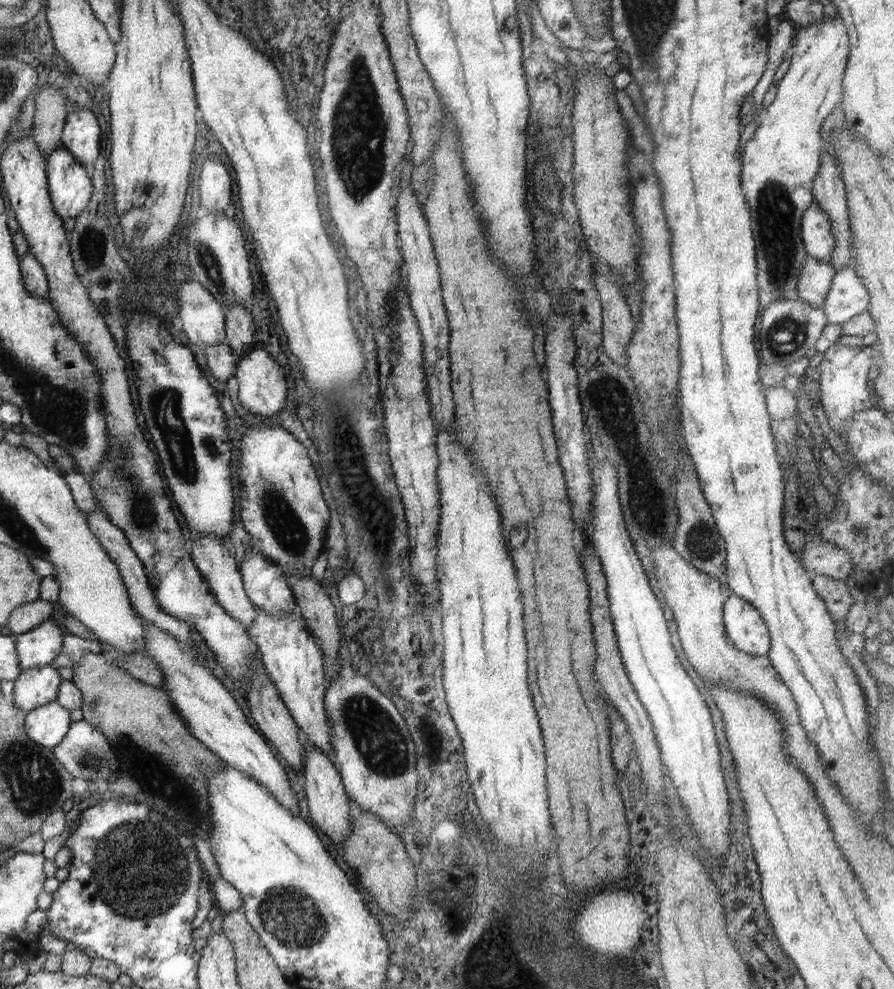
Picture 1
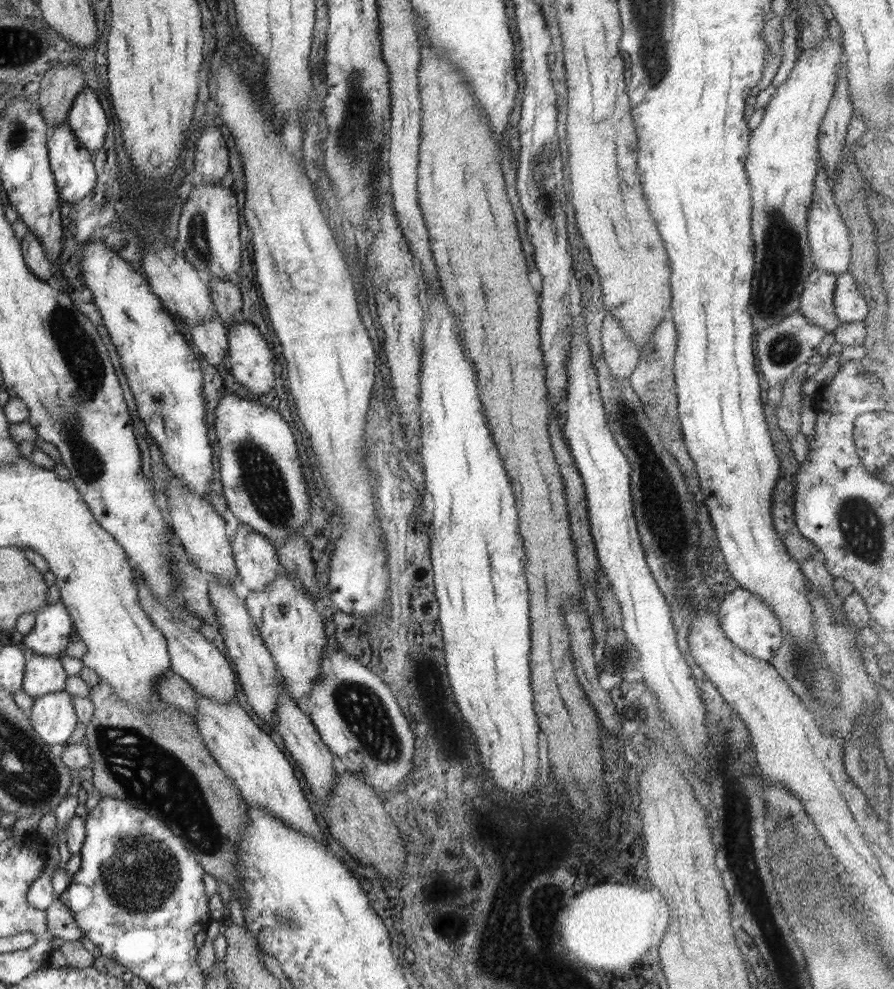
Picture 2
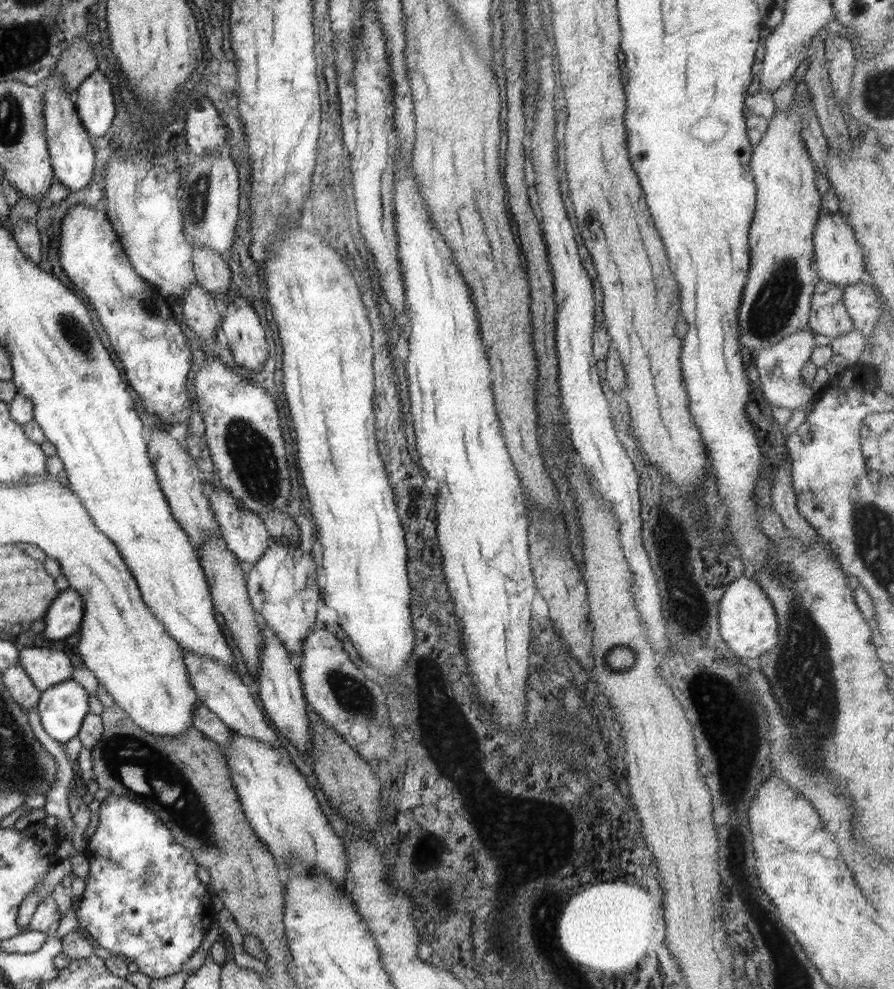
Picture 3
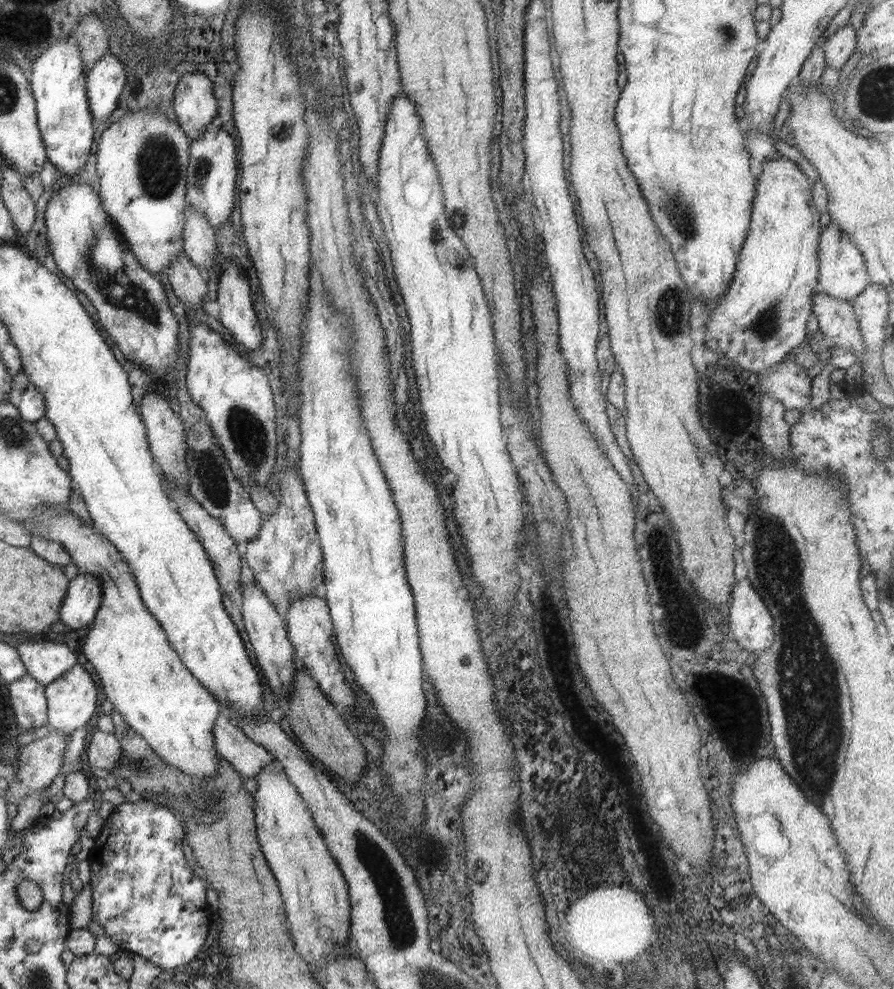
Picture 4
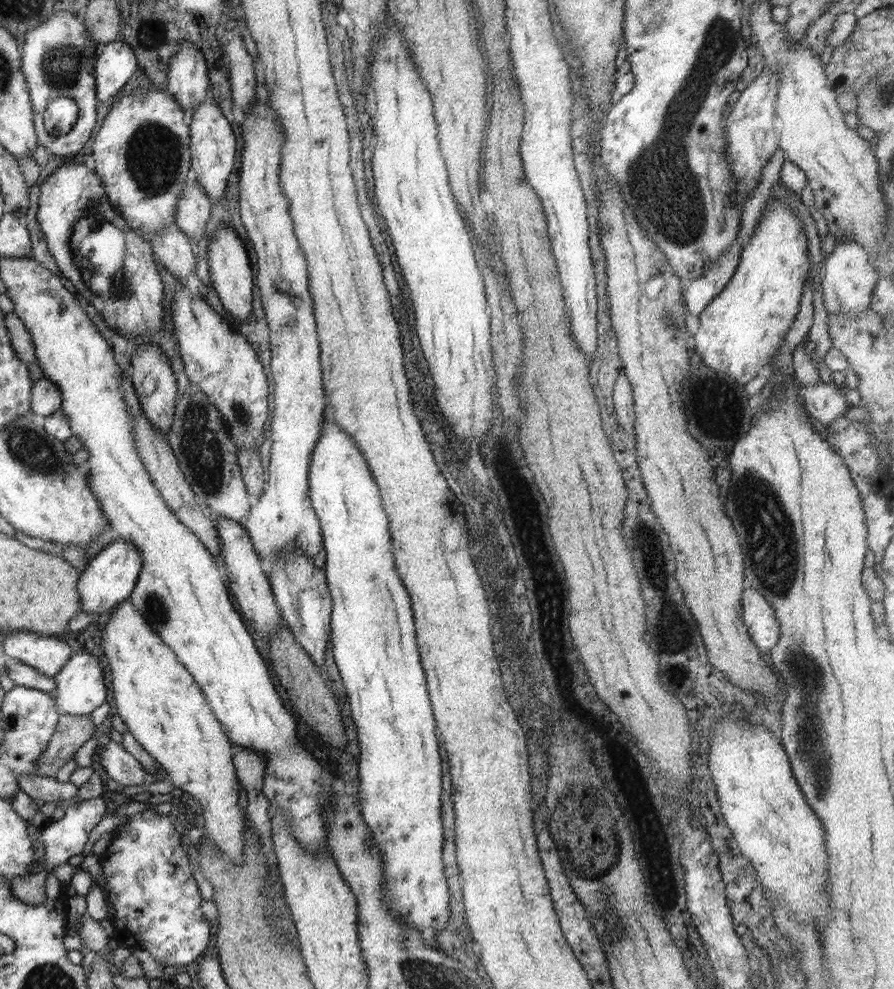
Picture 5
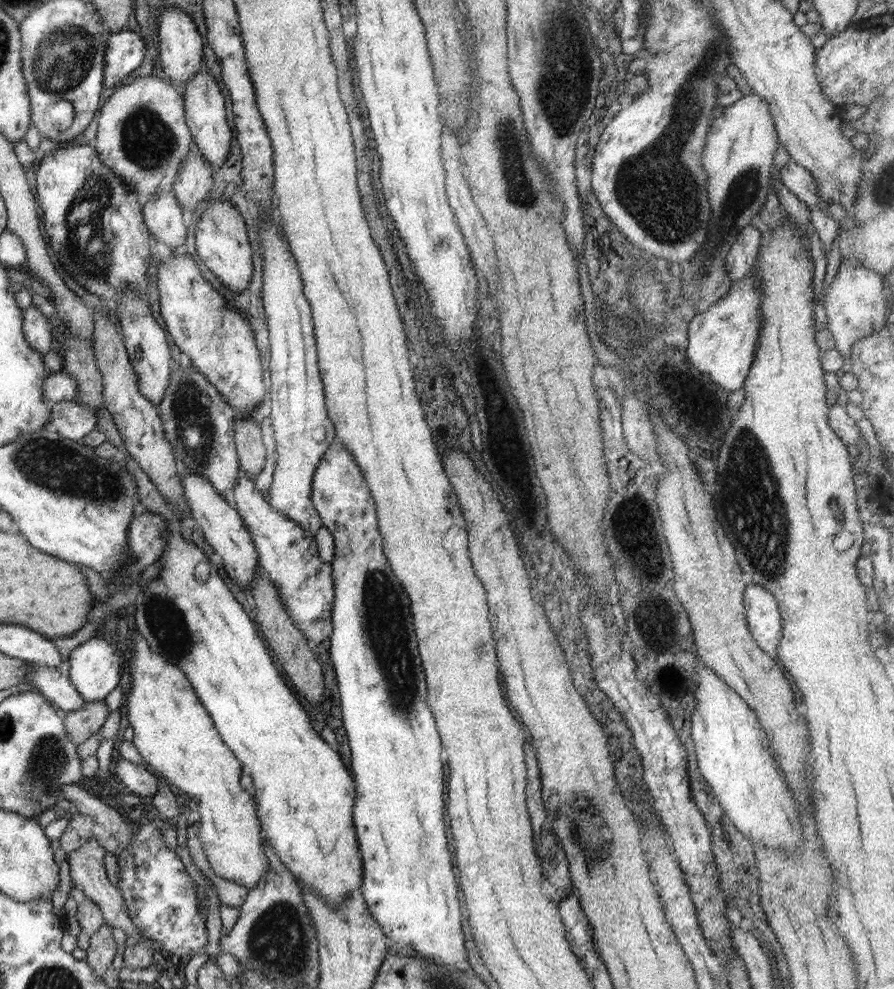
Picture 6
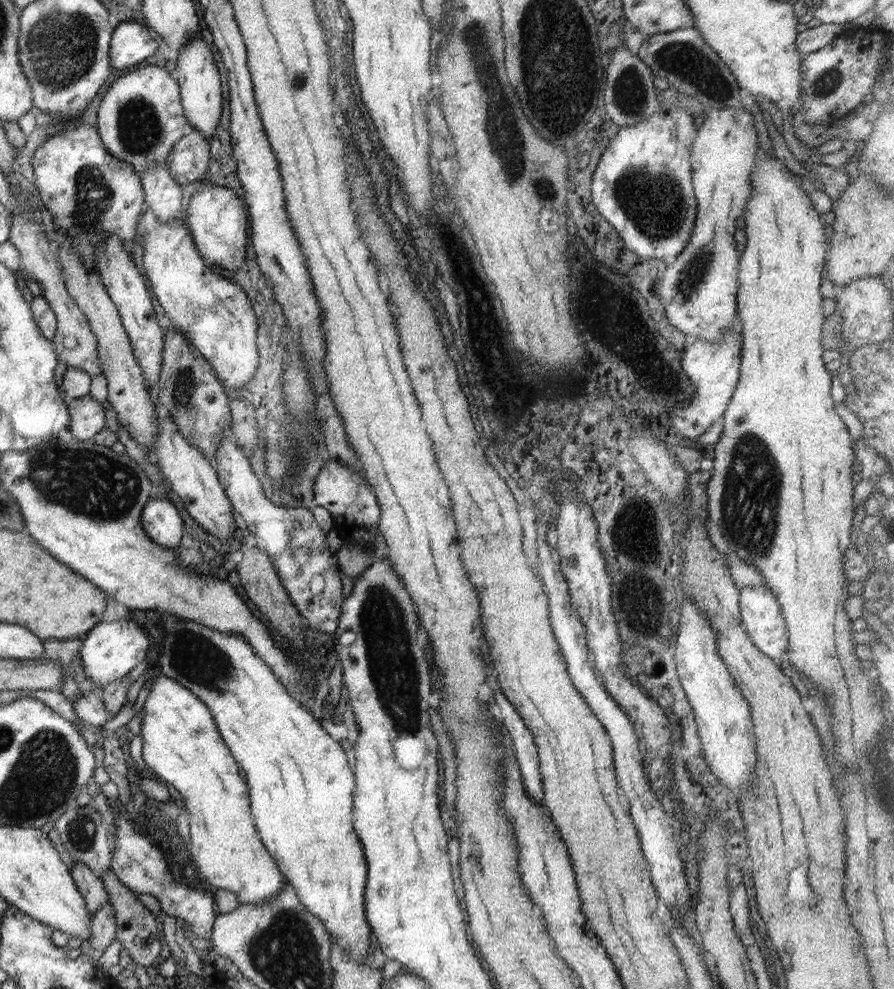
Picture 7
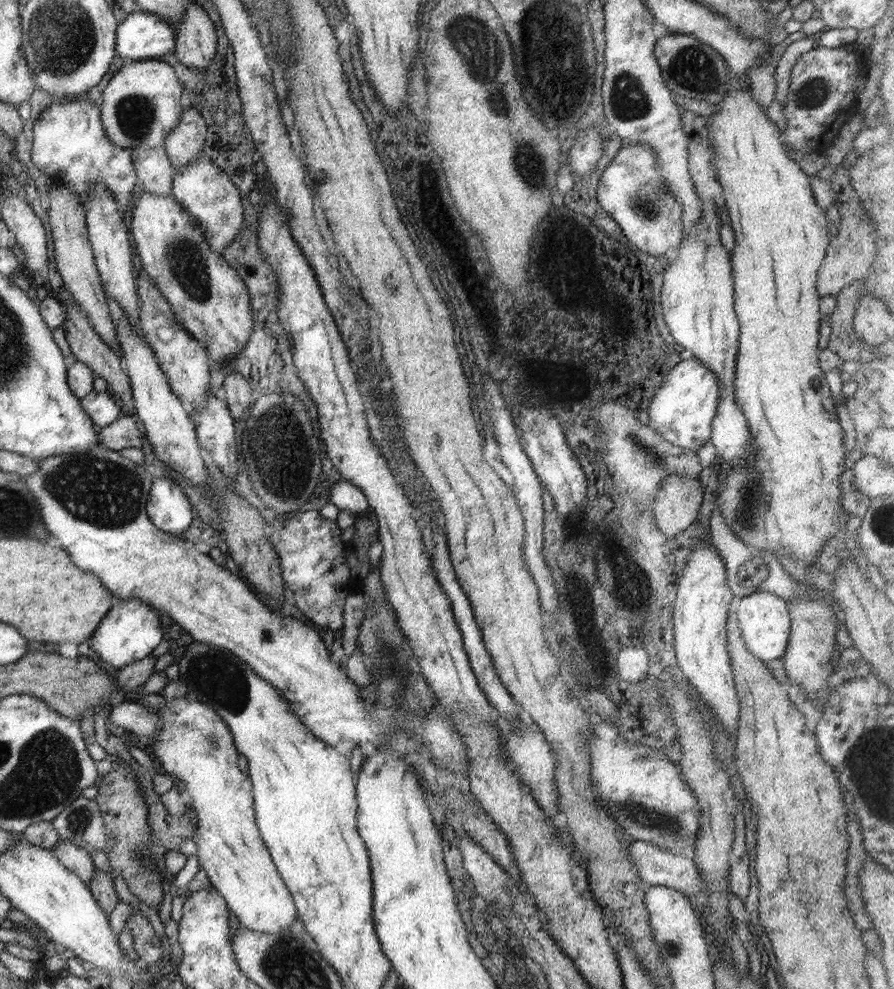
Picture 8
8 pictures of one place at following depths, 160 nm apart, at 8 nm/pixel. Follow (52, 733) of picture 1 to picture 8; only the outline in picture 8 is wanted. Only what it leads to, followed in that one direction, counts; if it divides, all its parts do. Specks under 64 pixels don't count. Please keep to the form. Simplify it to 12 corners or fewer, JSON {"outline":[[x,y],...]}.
{"outline":[[141,600],[110,607],[89,643],[121,669],[162,642],[160,612]]}

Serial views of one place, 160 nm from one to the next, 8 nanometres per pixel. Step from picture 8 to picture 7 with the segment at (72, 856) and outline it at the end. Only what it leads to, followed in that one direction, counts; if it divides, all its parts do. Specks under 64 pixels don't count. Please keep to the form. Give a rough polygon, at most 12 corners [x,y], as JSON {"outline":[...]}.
{"outline":[[72,861],[71,875],[92,919],[109,894],[100,876]]}

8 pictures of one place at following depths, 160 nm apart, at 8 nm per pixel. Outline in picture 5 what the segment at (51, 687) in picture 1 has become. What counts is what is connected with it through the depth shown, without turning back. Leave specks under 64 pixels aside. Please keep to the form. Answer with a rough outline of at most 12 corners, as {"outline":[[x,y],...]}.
{"outline":[[6,632],[7,658],[48,678],[74,651],[62,637]]}

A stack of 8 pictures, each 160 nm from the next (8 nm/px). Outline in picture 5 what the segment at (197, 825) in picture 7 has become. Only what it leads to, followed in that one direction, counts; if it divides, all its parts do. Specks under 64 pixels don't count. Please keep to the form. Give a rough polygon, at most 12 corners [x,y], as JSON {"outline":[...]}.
{"outline":[[130,600],[102,654],[114,706],[236,864],[232,742]]}

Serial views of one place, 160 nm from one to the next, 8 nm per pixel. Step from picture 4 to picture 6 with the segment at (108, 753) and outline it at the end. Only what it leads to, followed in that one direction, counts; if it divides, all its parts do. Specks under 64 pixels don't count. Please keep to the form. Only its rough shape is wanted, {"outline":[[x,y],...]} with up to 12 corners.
{"outline":[[118,756],[116,774],[124,790],[154,798],[158,780],[142,765]]}

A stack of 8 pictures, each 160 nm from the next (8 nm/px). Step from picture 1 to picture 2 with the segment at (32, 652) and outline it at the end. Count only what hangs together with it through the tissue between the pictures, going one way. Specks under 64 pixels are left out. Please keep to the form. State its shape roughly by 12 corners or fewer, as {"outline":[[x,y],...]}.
{"outline":[[58,601],[23,635],[34,654],[60,658],[75,633]]}

